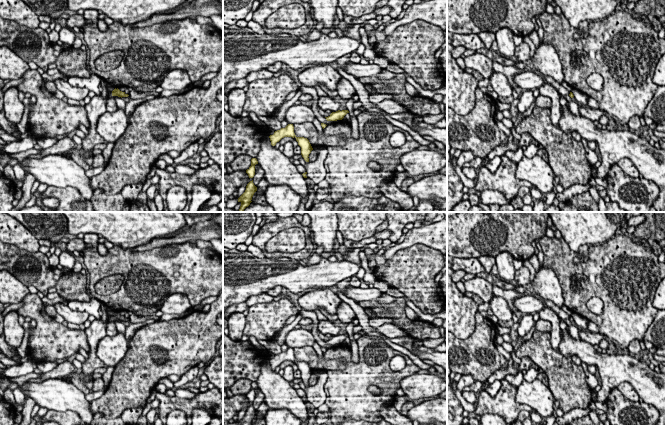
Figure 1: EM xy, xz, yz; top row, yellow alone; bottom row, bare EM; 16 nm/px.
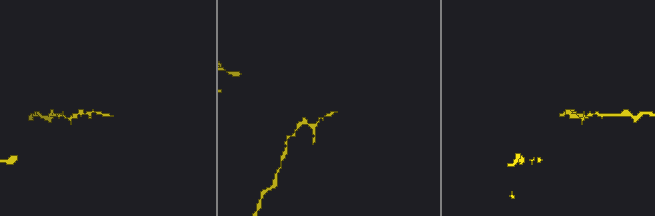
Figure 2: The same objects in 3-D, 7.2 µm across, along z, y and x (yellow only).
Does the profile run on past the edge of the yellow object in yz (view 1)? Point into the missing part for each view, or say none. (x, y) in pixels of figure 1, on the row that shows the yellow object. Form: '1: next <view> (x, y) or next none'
1: next none

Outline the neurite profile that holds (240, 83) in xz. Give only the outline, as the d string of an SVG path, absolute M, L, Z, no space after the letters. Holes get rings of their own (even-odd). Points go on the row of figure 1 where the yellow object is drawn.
M246 78L231 81L230 83L228 83L225 86L224 93L227 96L231 90L233 90L233 89L243 89L246 86L248 86L248 81L246 80Z

